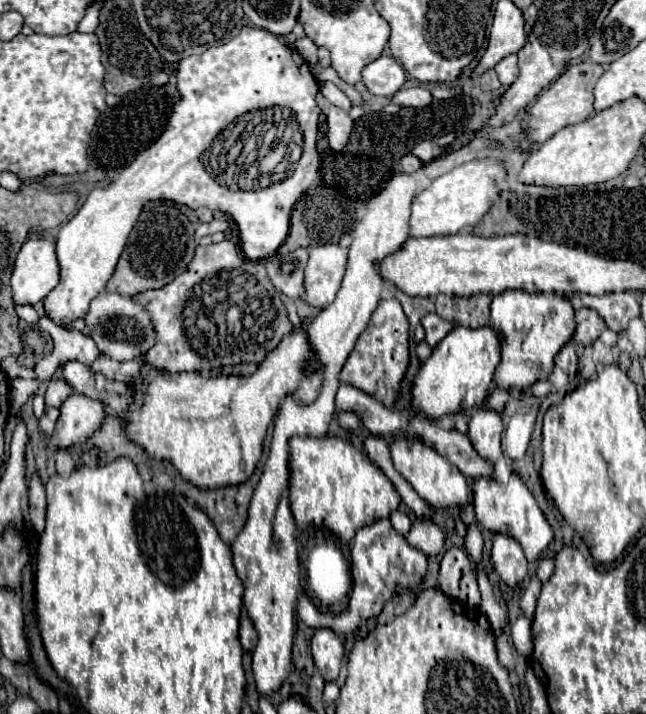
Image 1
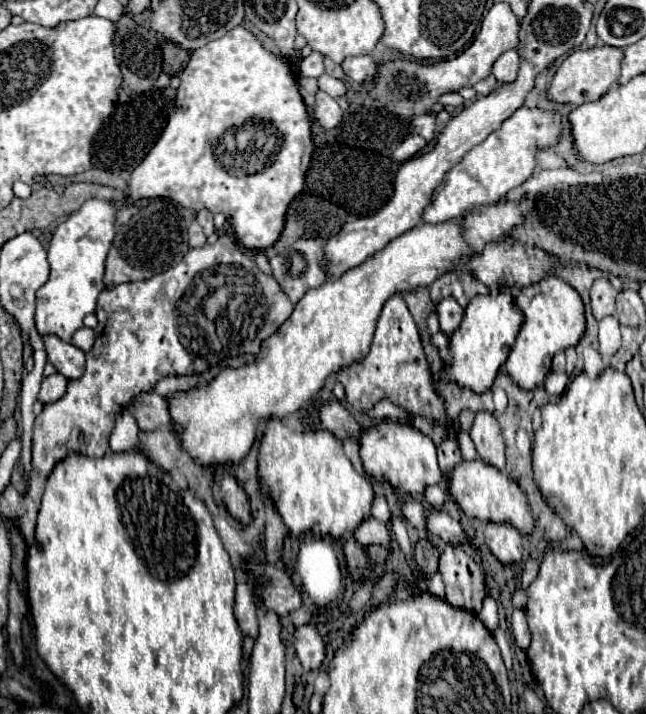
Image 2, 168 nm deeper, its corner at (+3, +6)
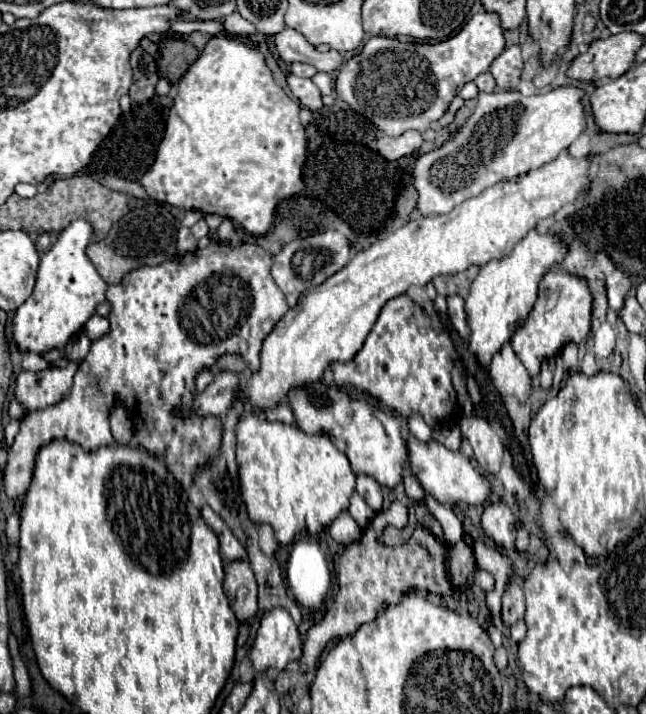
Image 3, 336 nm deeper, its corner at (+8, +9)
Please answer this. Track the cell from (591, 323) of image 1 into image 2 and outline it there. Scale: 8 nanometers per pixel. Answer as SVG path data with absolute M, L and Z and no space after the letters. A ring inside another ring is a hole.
M596 279L590 291L590 305L596 319L606 315L616 315L616 295L618 289L608 279Z

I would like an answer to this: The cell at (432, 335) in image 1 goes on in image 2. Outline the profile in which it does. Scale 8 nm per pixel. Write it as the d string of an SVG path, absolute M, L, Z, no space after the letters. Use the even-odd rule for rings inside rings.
M448 297L448 299L444 299L444 301L440 301L436 305L436 311L438 311L442 333L452 335L460 327L460 323L462 323L464 309L458 305L458 301L454 297Z

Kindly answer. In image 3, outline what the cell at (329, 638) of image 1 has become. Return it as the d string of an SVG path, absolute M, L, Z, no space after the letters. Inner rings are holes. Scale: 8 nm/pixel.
M283 608L269 610L261 620L261 628L251 648L255 672L265 668L283 670L287 664L297 662L301 654L303 640L289 612Z

